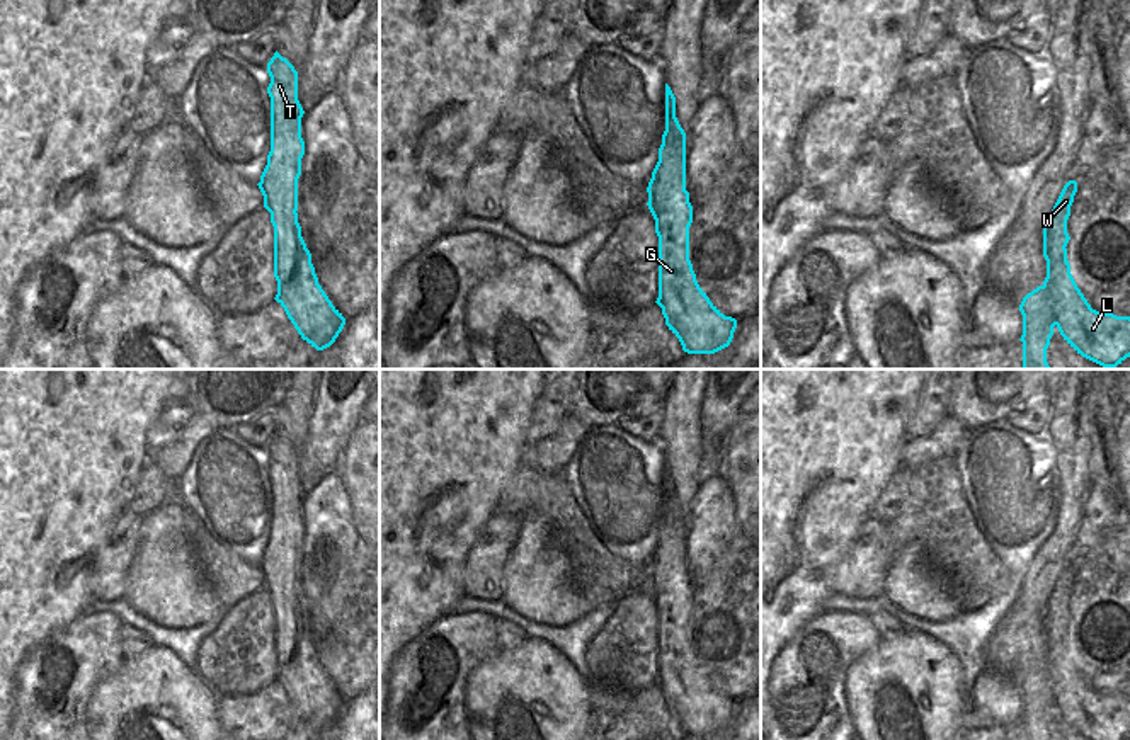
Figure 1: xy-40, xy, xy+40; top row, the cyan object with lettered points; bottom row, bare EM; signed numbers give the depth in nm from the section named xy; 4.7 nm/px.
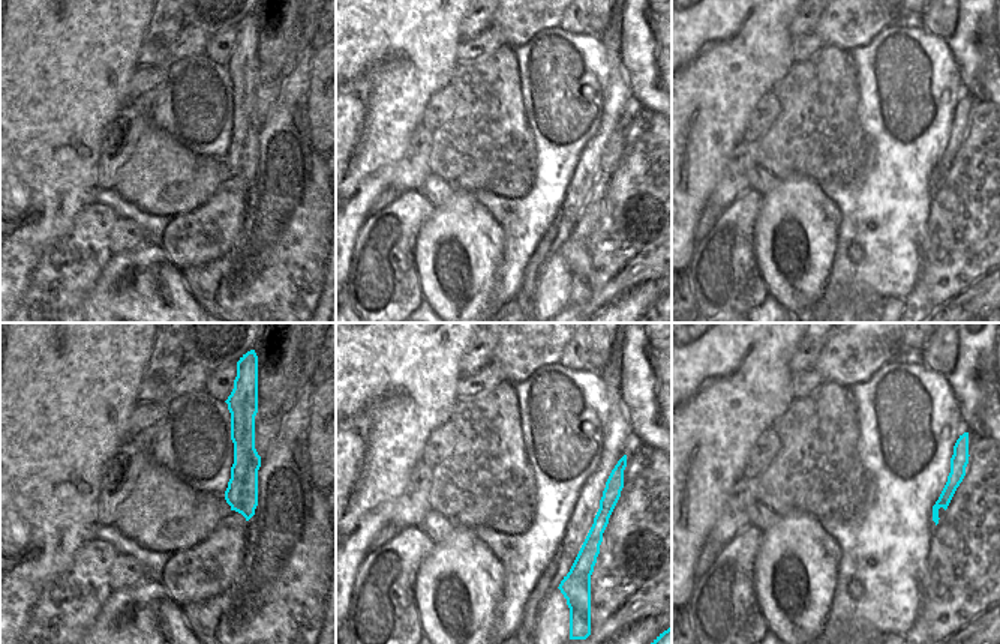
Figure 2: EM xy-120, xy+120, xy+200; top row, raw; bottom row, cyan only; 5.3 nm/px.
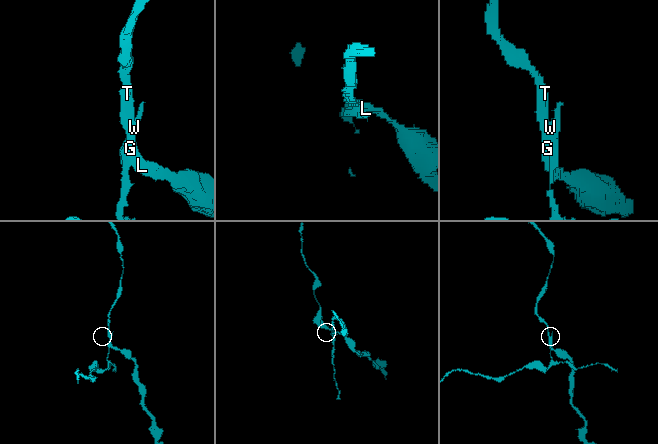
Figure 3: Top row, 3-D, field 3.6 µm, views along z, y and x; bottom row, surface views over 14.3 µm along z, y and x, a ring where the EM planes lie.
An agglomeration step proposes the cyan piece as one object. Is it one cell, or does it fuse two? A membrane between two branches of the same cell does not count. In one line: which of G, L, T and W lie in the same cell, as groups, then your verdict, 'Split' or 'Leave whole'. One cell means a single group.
Groups: G L T / W. Split

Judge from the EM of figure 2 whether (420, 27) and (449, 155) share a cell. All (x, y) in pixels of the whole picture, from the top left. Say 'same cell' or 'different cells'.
different cells

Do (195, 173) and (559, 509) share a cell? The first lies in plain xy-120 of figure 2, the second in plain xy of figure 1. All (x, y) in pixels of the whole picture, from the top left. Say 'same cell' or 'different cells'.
different cells

